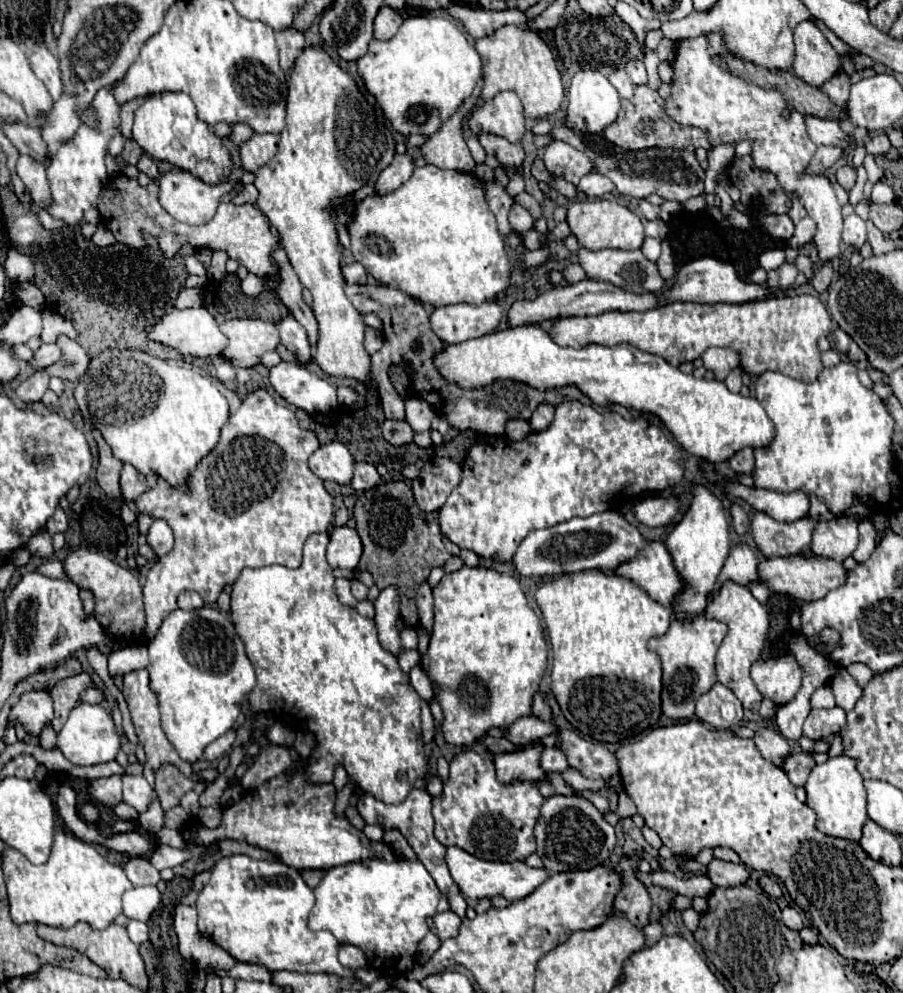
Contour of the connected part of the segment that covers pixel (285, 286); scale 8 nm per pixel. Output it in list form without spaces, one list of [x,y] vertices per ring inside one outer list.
[[[282,247],[272,251],[272,263],[276,265],[276,281],[278,281],[278,297],[296,317],[296,321],[308,331],[308,339],[312,345],[318,341],[318,323],[314,319],[312,309],[302,299],[302,285],[290,267],[286,251]]]

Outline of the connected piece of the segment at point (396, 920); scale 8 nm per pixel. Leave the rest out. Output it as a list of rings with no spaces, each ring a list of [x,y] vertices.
[[[366,859],[358,863],[348,863],[340,867],[332,867],[326,871],[320,885],[314,889],[316,905],[310,913],[308,927],[312,931],[330,931],[338,943],[350,943],[364,951],[368,963],[382,977],[398,977],[406,975],[416,965],[416,951],[422,937],[428,933],[426,919],[436,915],[436,905],[440,899],[440,891],[420,861],[382,861],[382,859]]]

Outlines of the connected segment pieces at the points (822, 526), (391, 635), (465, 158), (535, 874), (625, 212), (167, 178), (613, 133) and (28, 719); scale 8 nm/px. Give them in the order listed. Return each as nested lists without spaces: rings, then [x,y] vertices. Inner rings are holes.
[[[836,517],[826,523],[818,523],[812,535],[814,555],[826,555],[842,561],[858,547],[858,521],[850,517]]]
[[[394,585],[382,589],[378,599],[374,601],[374,607],[376,607],[374,621],[376,621],[376,627],[378,627],[378,635],[382,639],[382,647],[386,647],[390,653],[398,655],[402,651],[400,631],[396,627],[396,621],[400,617],[398,589]]]
[[[476,89],[474,95],[468,97],[462,103],[462,107],[452,115],[452,119],[442,123],[442,127],[434,135],[430,135],[424,145],[420,145],[420,153],[428,163],[440,169],[456,169],[456,171],[472,171],[476,167],[470,149],[466,151],[468,145],[462,139],[460,121],[476,105],[478,95],[480,91]]]
[[[448,847],[446,863],[450,867],[450,873],[452,873],[452,879],[456,881],[456,885],[470,899],[502,895],[508,901],[518,901],[518,899],[524,899],[526,895],[530,895],[540,883],[544,883],[550,877],[550,873],[546,869],[528,867],[524,861],[512,861],[512,863],[482,861],[482,859],[470,855],[458,847]]]
[[[582,201],[568,207],[566,217],[572,233],[578,237],[578,243],[590,251],[614,247],[614,249],[640,249],[644,241],[644,227],[636,213],[632,213],[628,207],[612,203],[612,201]]]
[[[174,169],[160,175],[160,203],[178,221],[188,225],[202,225],[214,217],[218,199],[226,191],[224,183],[208,185],[188,171]]]
[[[636,85],[634,95],[630,99],[622,99],[618,119],[604,129],[604,137],[610,143],[622,149],[630,149],[630,151],[638,151],[646,147],[674,147],[674,149],[686,149],[686,151],[694,151],[696,147],[704,147],[704,149],[712,147],[708,141],[708,133],[704,129],[686,127],[686,125],[676,123],[666,113],[664,99],[648,85]]]
[[[28,691],[12,705],[8,715],[8,727],[20,723],[28,735],[38,737],[40,731],[54,719],[54,701],[50,691]]]

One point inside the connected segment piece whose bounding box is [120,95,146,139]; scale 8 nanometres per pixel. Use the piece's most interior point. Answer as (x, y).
(128, 110)

